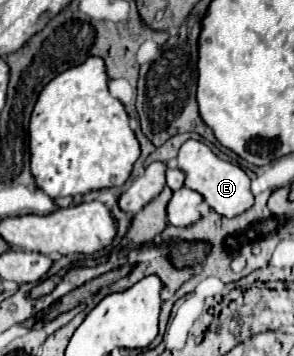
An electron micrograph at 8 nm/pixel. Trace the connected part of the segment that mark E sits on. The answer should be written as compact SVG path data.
M187 140L177 156L177 168L185 174L185 186L199 192L205 198L205 204L217 214L233 218L253 206L253 194L249 190L249 176L235 164L217 158L203 142Z

